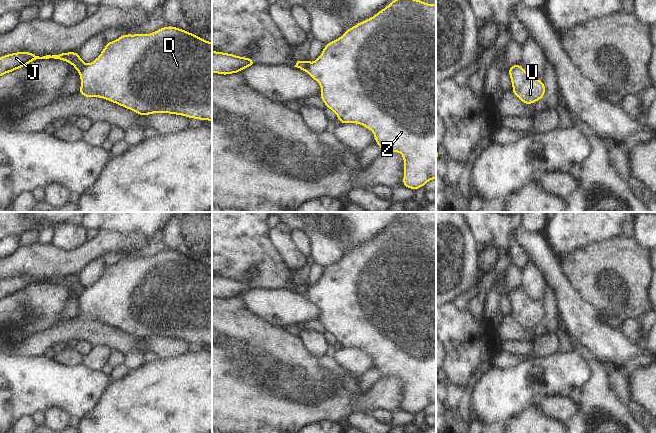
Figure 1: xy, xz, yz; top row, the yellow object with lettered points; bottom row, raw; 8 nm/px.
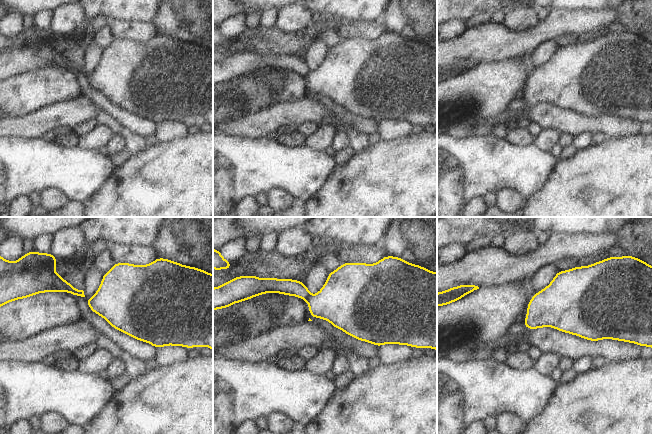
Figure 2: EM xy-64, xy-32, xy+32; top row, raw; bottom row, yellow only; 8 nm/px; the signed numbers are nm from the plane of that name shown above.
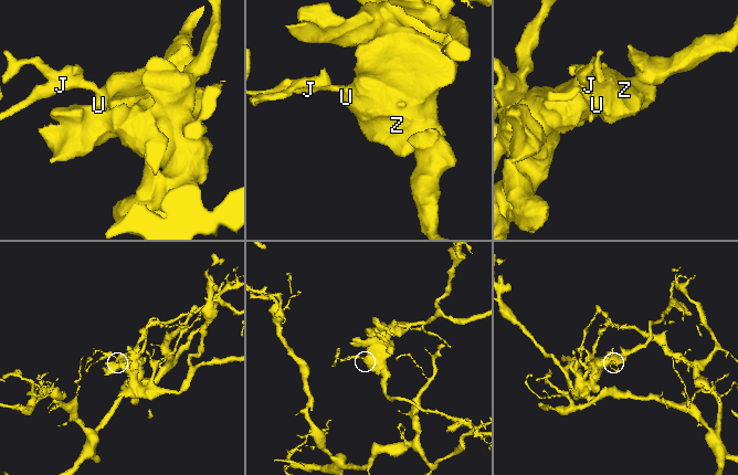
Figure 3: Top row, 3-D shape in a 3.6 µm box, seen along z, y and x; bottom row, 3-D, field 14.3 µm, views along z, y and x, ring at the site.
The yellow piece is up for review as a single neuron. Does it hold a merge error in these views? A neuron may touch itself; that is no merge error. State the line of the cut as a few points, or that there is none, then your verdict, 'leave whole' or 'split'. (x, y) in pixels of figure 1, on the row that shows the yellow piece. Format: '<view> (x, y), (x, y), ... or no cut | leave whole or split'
xz (310, 63), (306, 70) | split

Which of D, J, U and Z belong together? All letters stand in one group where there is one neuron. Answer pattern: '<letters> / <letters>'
D U Z / J

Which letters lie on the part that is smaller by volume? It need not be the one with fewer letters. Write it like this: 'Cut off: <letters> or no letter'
Cut off: J

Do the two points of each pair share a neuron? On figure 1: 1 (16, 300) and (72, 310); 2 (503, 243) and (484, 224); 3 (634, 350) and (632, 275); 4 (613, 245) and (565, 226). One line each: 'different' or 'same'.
1: different
2: same
3: different
4: different

